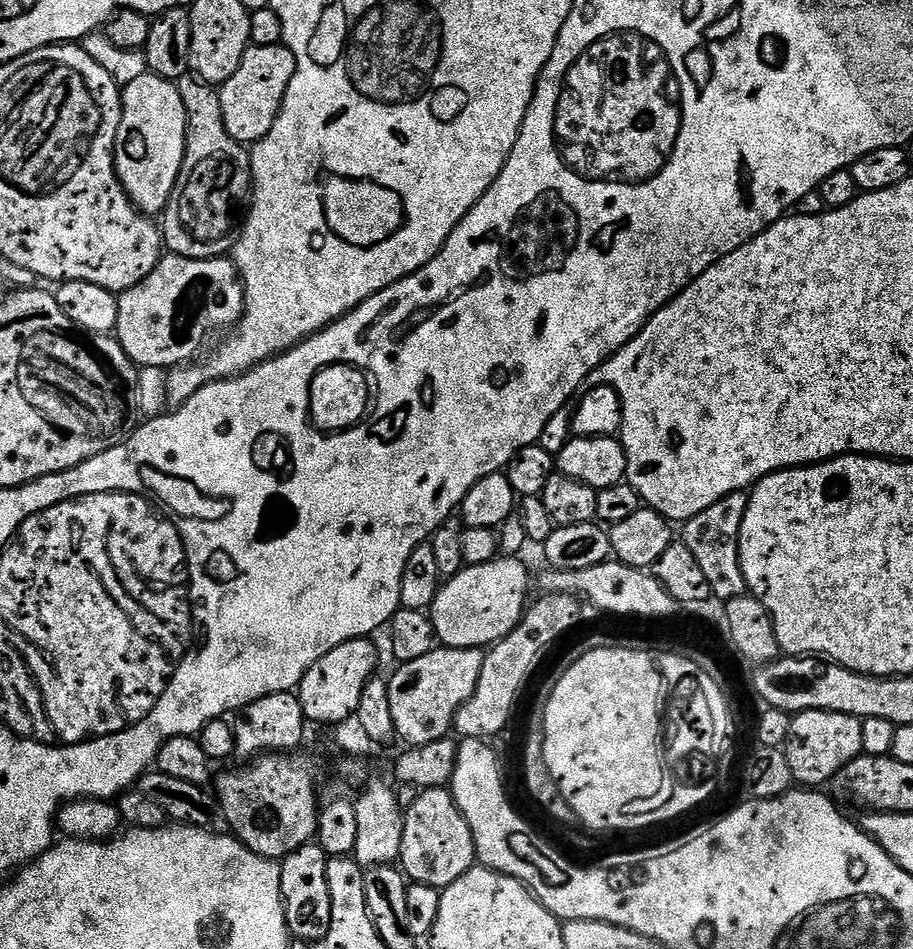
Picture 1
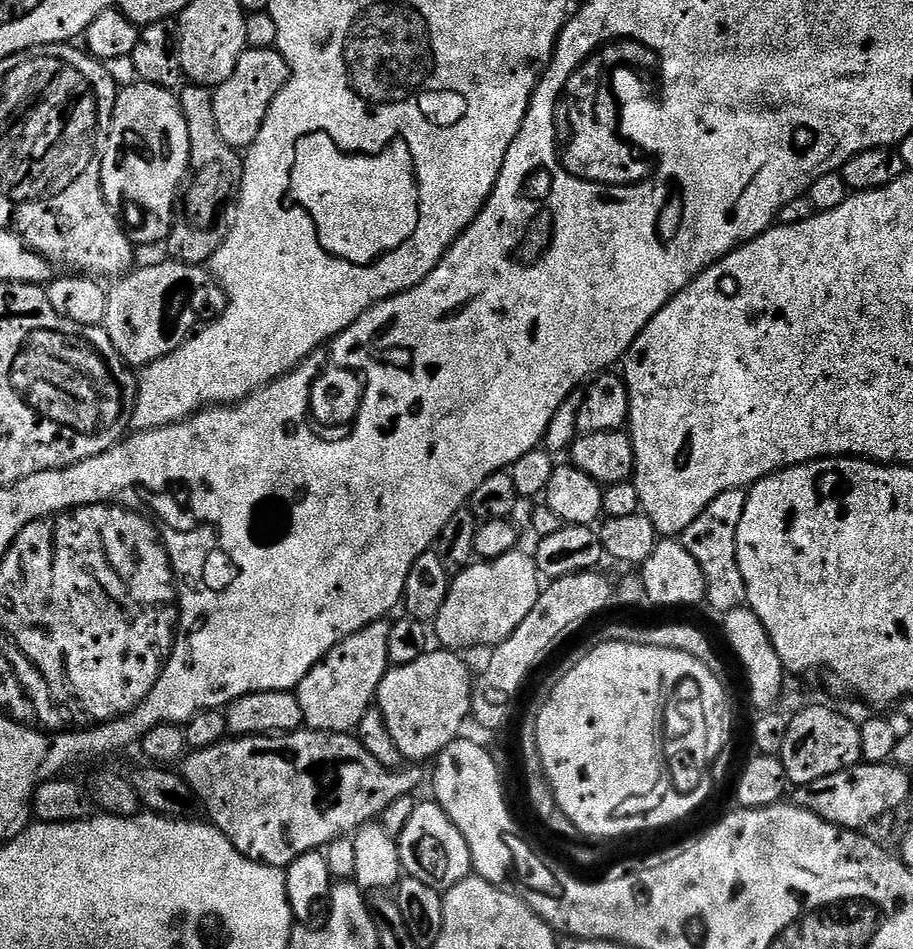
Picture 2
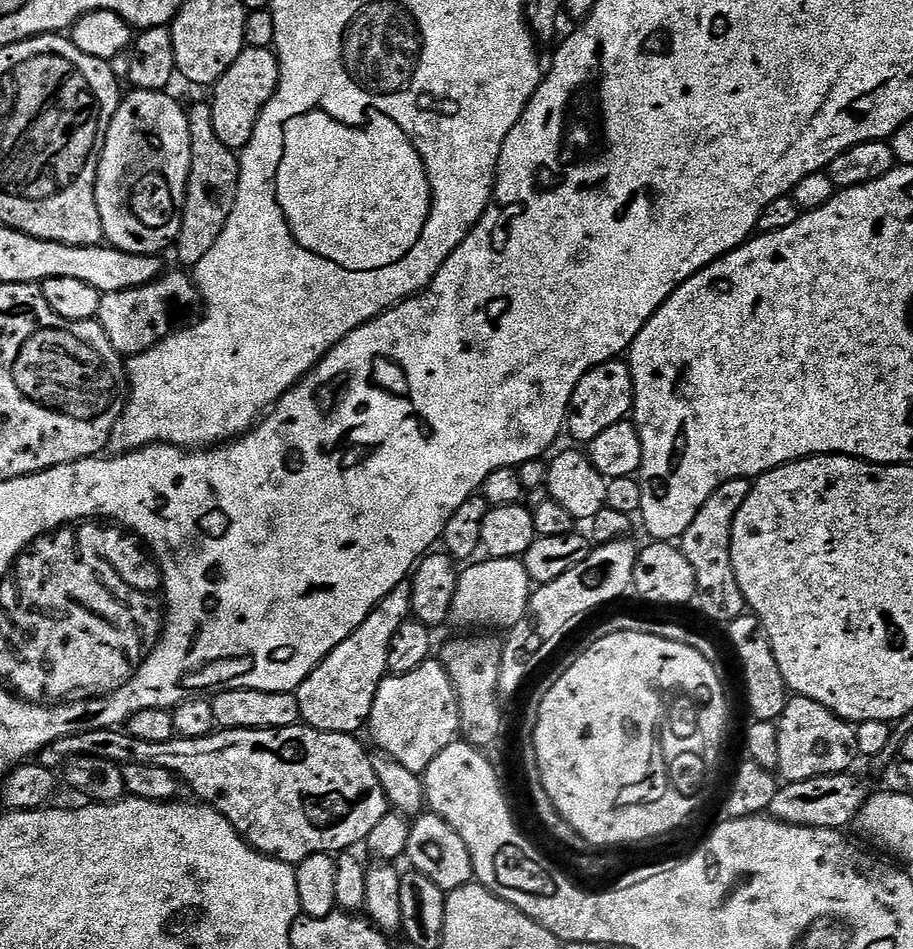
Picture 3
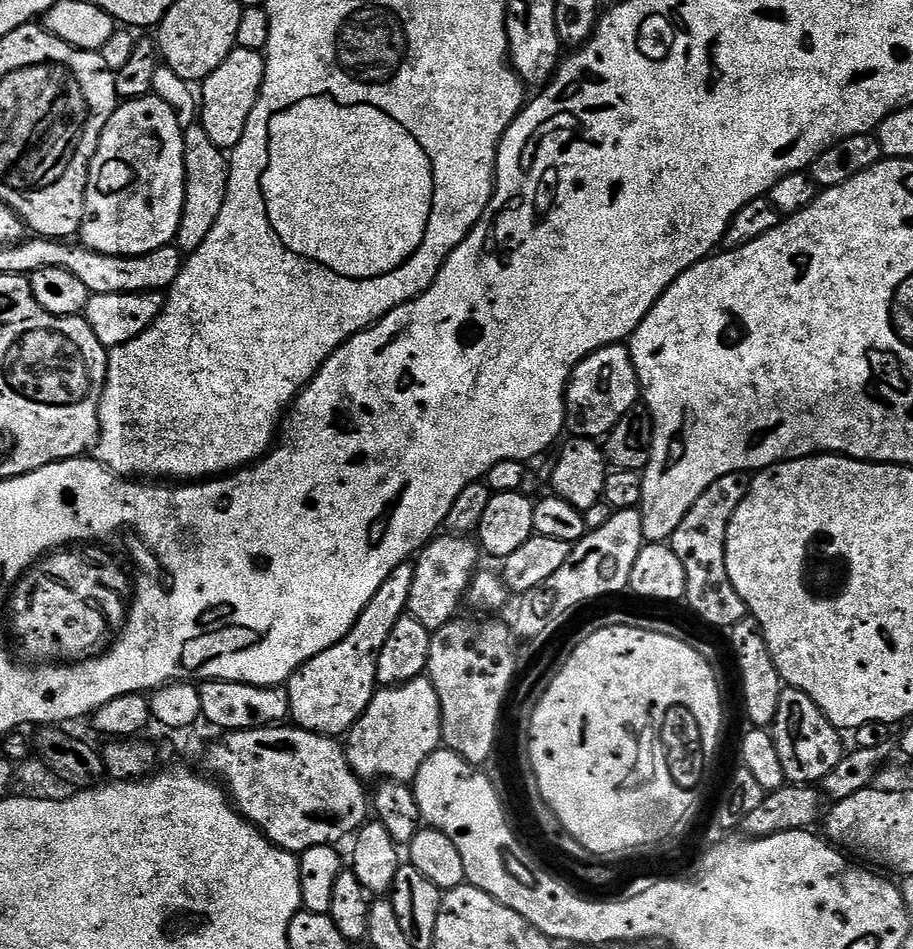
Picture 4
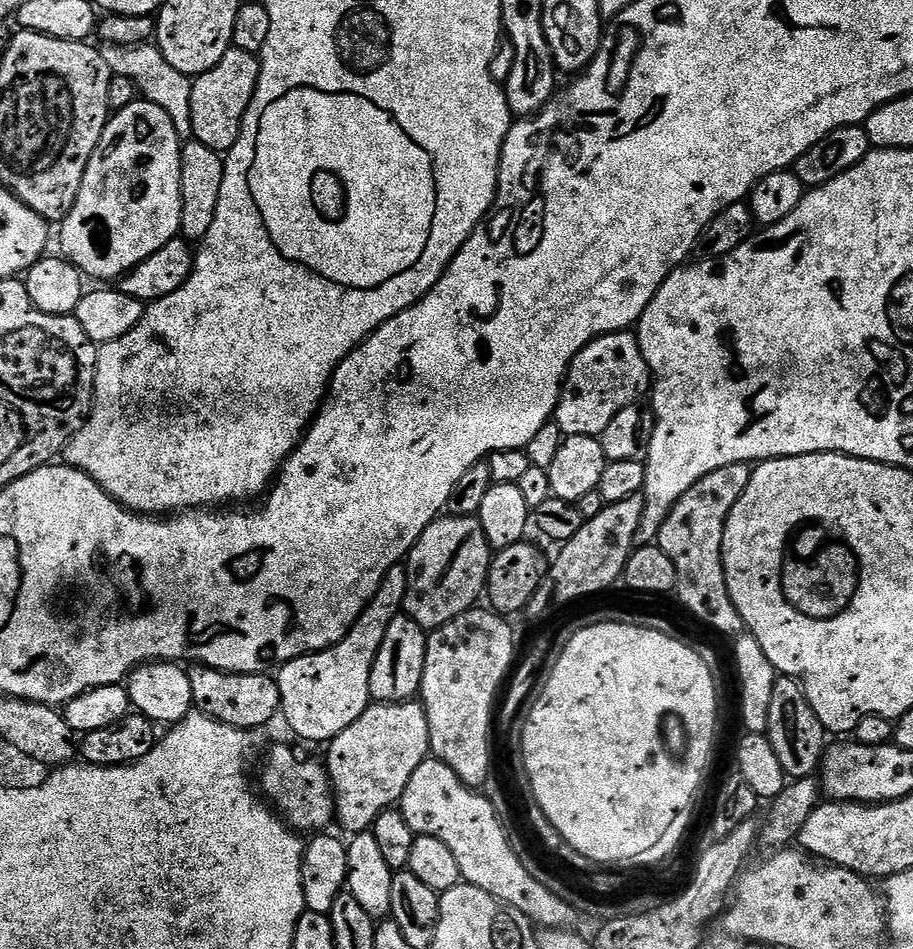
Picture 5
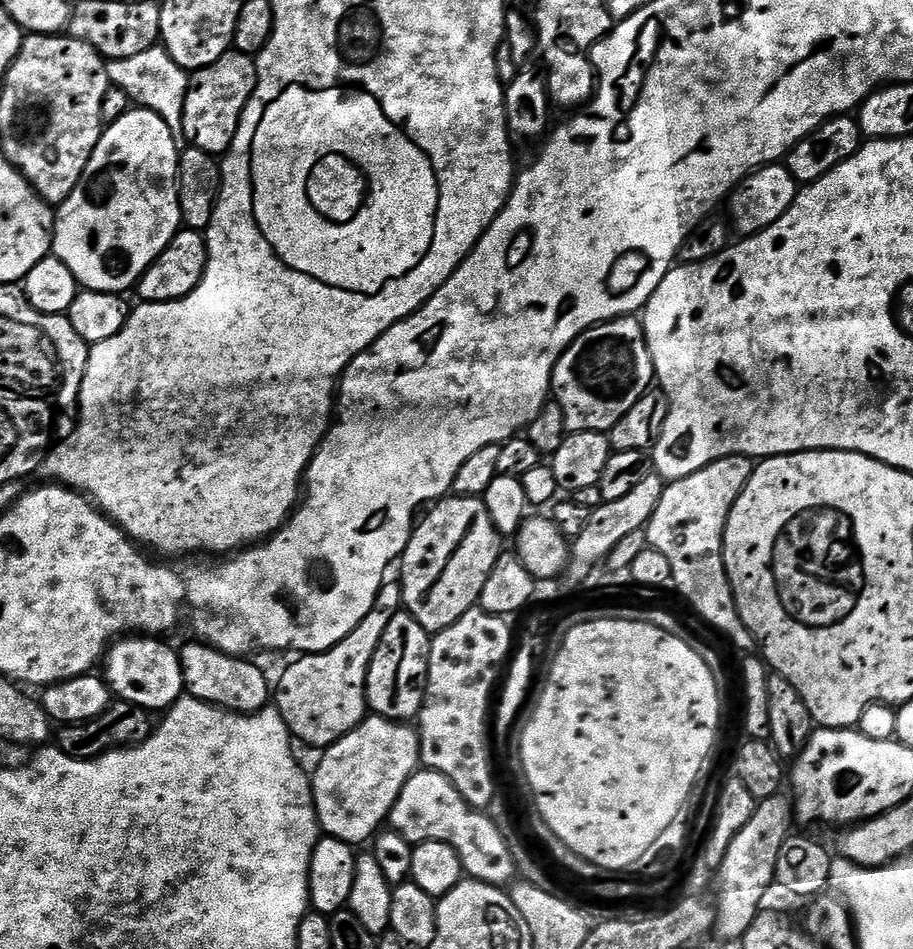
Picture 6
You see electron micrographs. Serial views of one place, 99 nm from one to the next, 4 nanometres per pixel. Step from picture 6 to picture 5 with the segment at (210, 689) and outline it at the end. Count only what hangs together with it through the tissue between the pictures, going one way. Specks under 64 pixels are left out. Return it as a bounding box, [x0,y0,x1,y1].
[187,664,280,730]

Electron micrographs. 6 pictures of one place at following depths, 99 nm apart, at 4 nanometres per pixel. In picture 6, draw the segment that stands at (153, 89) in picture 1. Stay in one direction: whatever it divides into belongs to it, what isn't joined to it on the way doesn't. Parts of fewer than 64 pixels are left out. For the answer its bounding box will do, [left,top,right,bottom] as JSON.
[51,106,182,294]

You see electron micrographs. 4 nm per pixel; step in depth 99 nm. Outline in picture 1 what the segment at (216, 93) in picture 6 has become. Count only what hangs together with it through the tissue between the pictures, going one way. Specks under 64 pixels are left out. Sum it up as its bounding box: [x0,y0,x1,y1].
[218,43,296,146]

